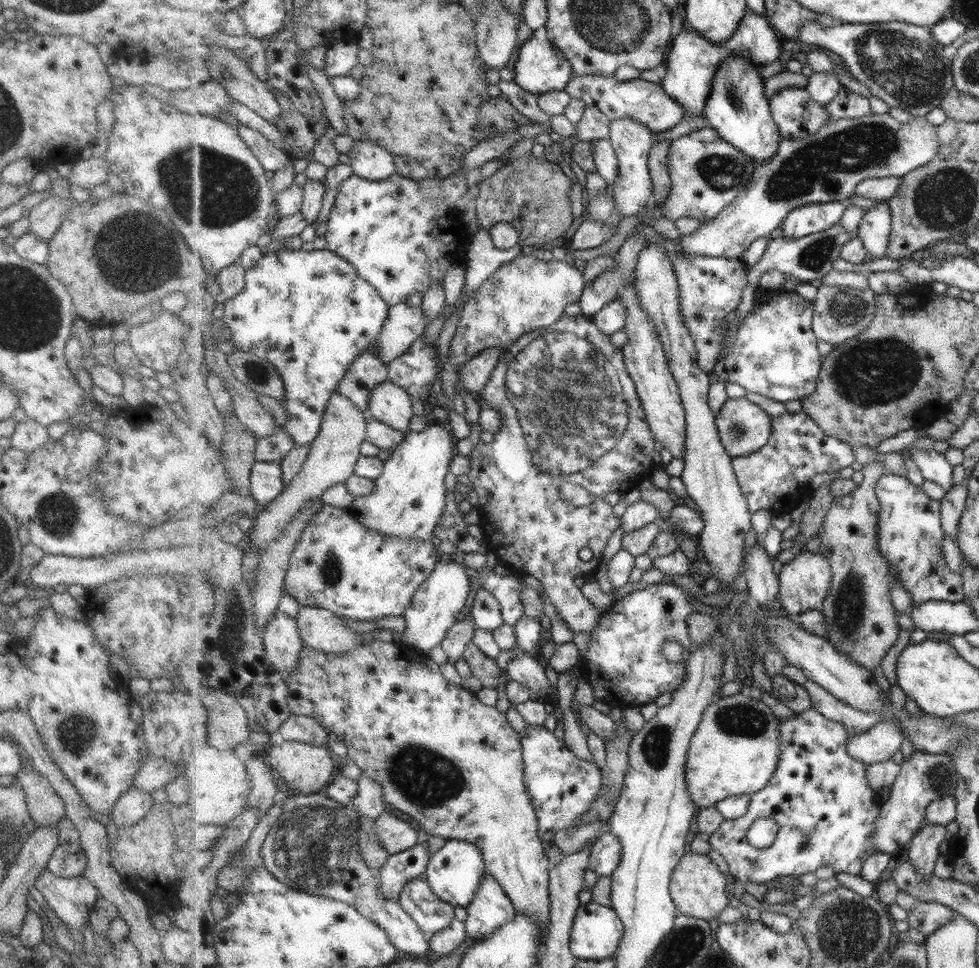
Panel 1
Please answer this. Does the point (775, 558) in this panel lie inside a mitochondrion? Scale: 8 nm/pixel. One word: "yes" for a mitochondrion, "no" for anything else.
no

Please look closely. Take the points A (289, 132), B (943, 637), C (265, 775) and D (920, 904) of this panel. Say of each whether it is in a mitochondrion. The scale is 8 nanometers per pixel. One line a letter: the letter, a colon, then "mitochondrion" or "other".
A: other
B: other
C: other
D: other

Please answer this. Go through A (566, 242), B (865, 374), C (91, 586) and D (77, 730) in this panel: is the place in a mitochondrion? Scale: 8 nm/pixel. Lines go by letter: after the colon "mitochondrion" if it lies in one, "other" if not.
A: other
B: mitochondrion
C: other
D: mitochondrion

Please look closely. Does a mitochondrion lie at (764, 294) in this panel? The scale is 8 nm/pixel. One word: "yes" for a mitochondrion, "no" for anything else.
no

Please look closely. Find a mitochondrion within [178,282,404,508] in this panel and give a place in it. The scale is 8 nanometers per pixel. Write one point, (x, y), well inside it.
(258, 372)

